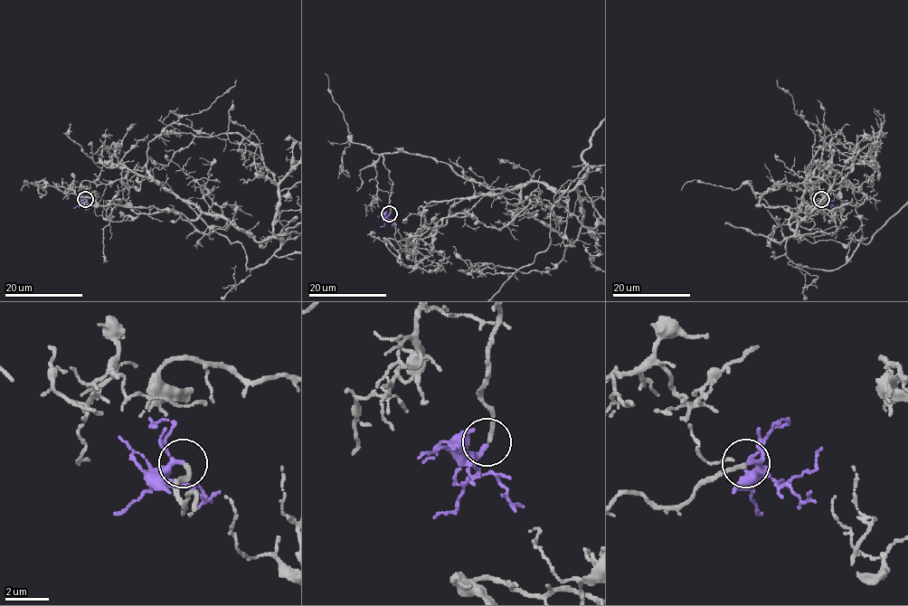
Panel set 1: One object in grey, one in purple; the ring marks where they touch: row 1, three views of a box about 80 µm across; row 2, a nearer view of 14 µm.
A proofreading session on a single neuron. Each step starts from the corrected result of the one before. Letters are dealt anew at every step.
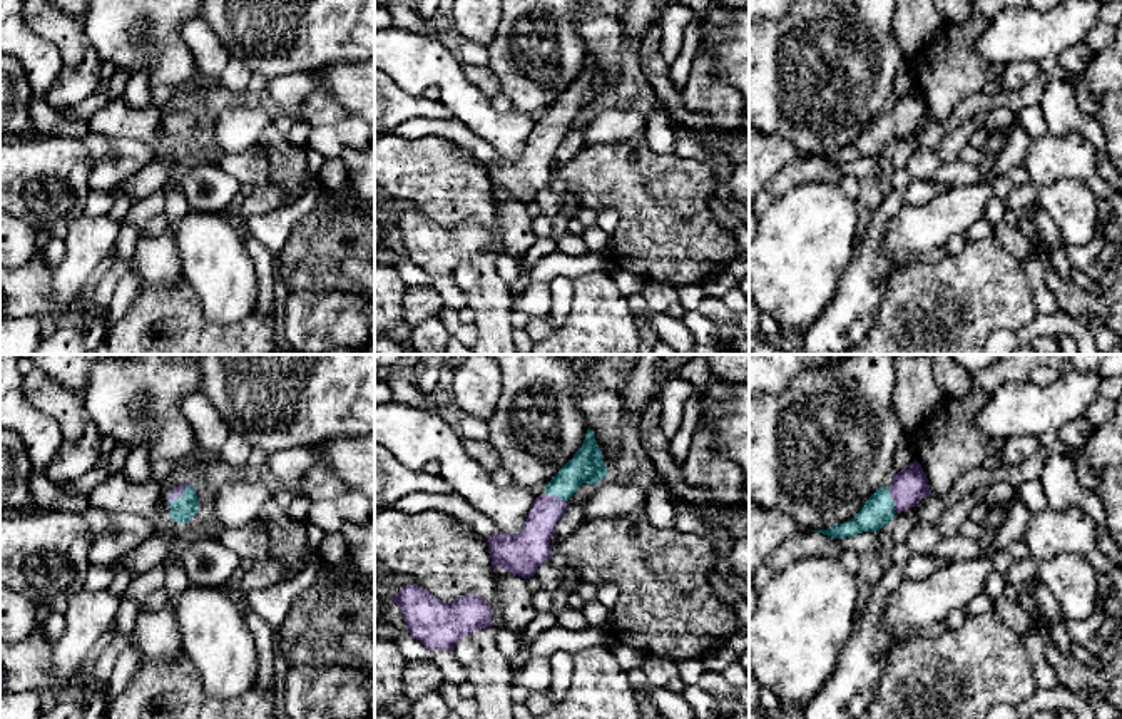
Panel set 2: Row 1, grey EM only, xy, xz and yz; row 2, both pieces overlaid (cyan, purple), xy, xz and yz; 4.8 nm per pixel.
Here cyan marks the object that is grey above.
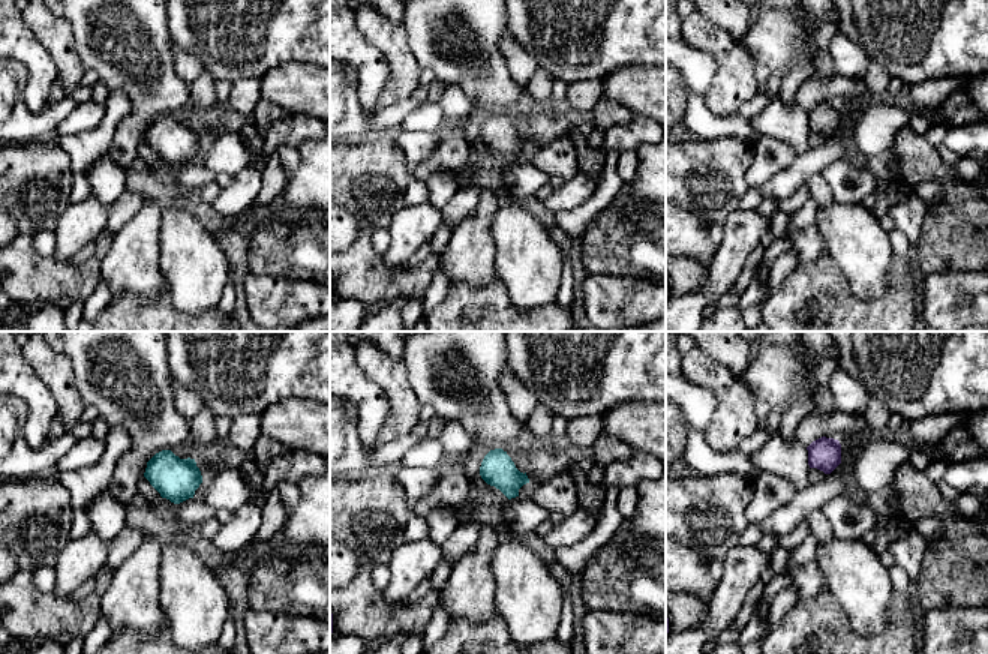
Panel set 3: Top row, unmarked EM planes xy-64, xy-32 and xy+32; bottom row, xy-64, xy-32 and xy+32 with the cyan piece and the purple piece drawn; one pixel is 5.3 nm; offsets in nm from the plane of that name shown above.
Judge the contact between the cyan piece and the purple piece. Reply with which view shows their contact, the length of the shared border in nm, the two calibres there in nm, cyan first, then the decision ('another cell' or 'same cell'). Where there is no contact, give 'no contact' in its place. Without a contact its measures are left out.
contact in xy; length 140 nm; calibres 110 and 50 nm; same cell

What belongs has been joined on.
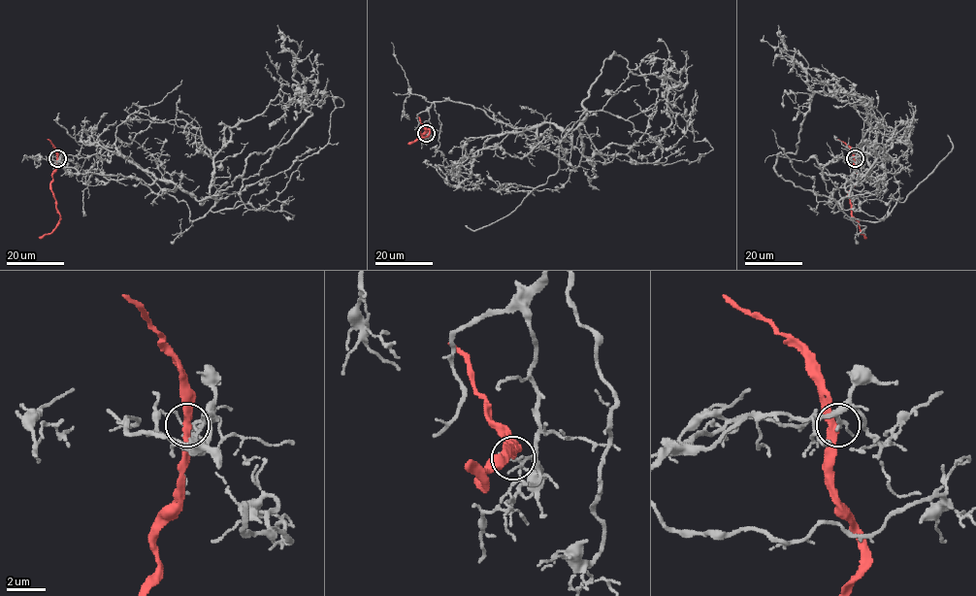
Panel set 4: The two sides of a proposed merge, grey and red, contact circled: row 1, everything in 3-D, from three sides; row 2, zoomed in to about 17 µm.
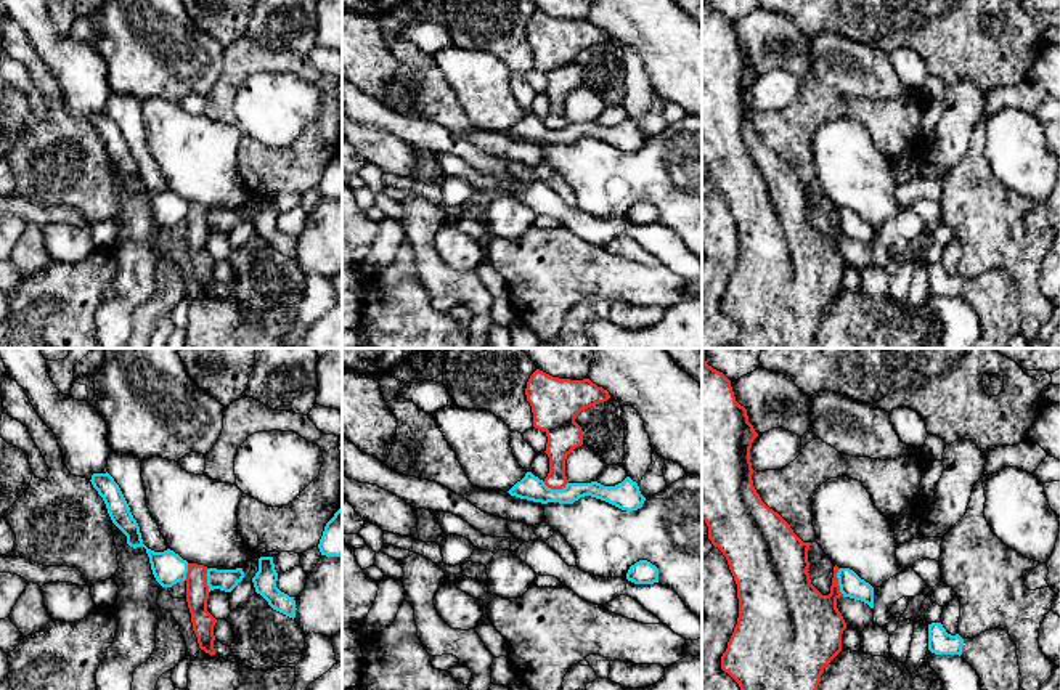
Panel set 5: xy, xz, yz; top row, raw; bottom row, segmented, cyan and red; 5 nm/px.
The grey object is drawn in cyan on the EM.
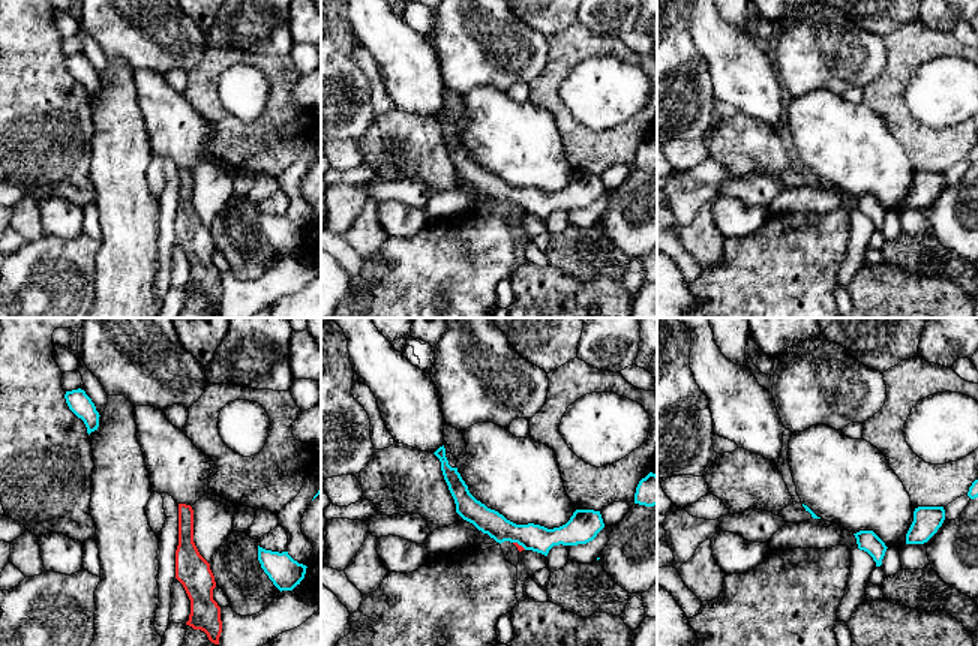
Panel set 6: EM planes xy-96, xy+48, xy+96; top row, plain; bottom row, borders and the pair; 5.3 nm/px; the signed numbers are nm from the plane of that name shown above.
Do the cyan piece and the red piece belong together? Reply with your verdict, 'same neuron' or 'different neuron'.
different neuron

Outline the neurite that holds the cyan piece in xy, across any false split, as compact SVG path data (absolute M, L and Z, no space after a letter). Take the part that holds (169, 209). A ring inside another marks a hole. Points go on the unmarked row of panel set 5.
M108 112L93 114L90 122L103 138L112 164L127 177L127 185L133 189L146 189L156 221L162 228L172 228L173 225L185 221L188 202L170 189L154 193L143 185L140 167L114 119Z

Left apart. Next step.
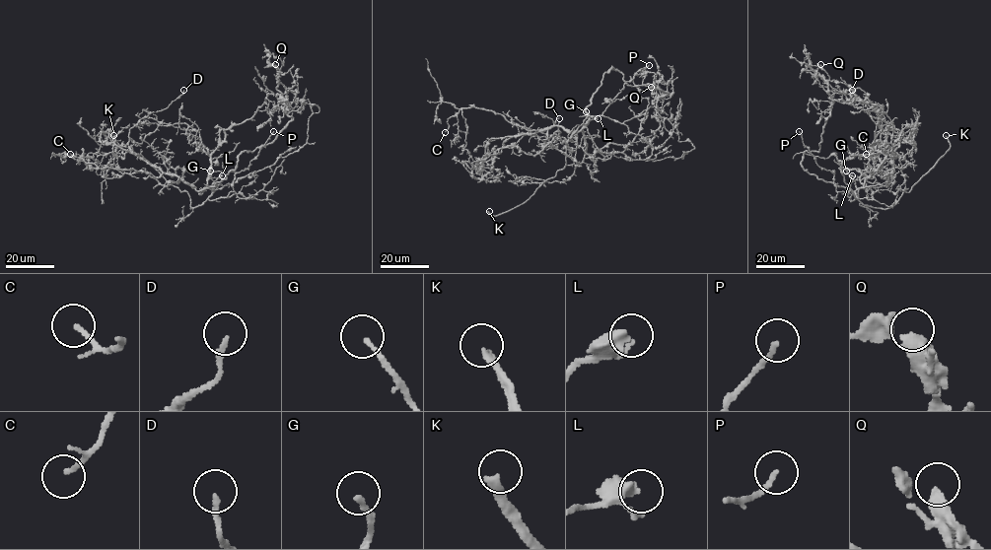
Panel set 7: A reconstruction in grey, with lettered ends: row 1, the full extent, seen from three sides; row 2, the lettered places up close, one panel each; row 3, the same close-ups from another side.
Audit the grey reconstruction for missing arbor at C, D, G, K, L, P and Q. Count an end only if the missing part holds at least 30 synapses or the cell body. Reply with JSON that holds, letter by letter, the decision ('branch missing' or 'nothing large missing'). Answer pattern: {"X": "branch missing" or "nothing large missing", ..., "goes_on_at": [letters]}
{"C": "nothing large missing", "D": "nothing large missing", "G": "branch missing", "K": "branch missing", "L": "nothing large missing", "P": "nothing large missing", "Q": "branch missing", "goes_on_at": ["G", "K", "Q"]}

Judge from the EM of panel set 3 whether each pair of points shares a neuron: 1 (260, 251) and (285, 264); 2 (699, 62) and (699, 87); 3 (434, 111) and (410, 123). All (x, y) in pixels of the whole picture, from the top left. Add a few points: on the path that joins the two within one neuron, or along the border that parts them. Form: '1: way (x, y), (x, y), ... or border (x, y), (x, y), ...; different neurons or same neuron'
1: way (266, 251), (279, 261); same neuron
2: way (699, 68), (699, 81); same neuron
3: way (428, 117), (416, 122); same neuron

